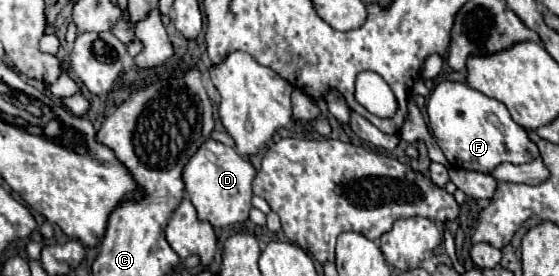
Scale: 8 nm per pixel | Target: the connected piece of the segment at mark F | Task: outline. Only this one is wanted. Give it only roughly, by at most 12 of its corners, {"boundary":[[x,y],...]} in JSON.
{"boundary":[[443,81],[427,101],[453,167],[489,173],[539,157],[505,105]]}

